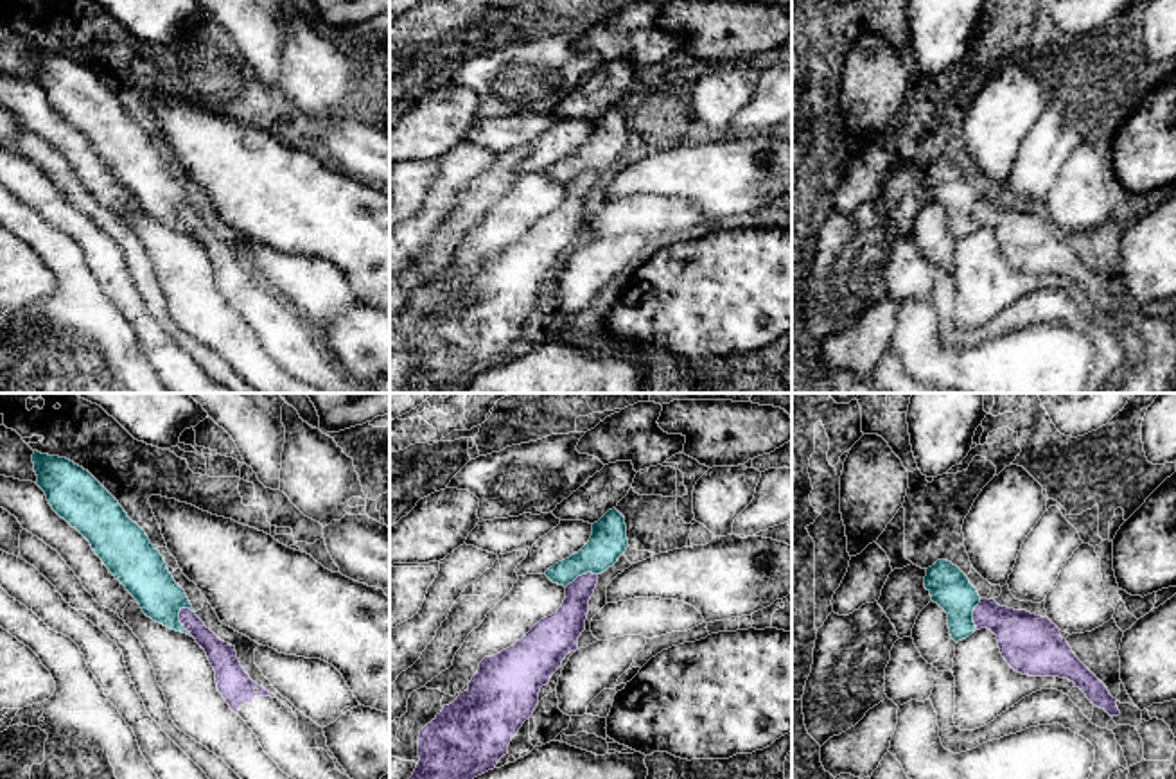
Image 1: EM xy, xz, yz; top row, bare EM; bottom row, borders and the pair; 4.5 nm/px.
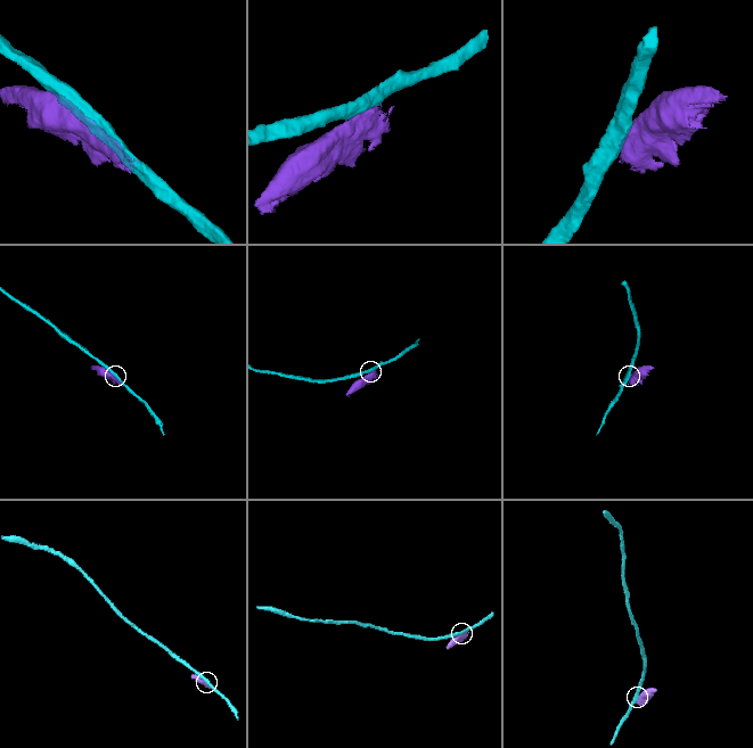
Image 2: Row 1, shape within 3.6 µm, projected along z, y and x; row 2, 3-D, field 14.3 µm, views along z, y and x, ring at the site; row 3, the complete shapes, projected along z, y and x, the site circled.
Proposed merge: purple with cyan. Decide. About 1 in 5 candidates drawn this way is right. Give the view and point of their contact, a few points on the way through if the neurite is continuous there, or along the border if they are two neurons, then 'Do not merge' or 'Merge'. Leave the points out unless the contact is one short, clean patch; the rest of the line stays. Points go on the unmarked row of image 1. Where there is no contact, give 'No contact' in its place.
Touches purple at xy (180, 219). Do not merge

